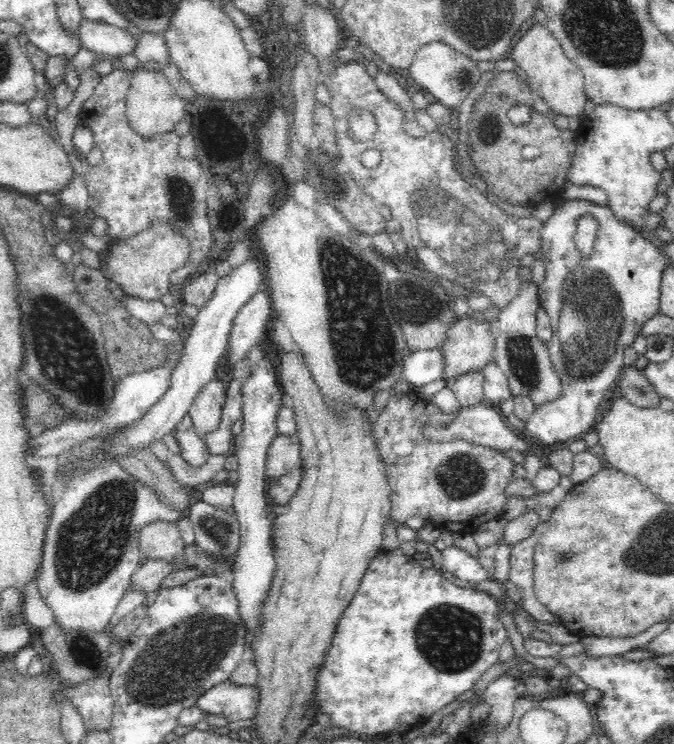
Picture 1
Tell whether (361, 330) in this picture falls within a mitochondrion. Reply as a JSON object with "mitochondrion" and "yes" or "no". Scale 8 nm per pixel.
{"mitochondrion":"yes"}

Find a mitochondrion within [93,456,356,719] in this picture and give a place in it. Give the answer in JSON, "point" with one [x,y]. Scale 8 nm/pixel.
{"point":[170,669]}

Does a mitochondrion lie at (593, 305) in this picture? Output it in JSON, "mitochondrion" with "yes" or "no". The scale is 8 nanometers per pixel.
{"mitochondrion":"yes"}

